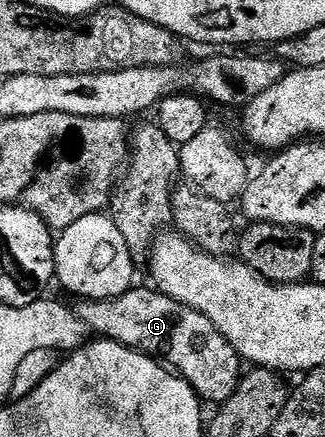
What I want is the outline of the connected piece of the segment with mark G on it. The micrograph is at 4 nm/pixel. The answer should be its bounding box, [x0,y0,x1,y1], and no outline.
[79,287,243,403]

